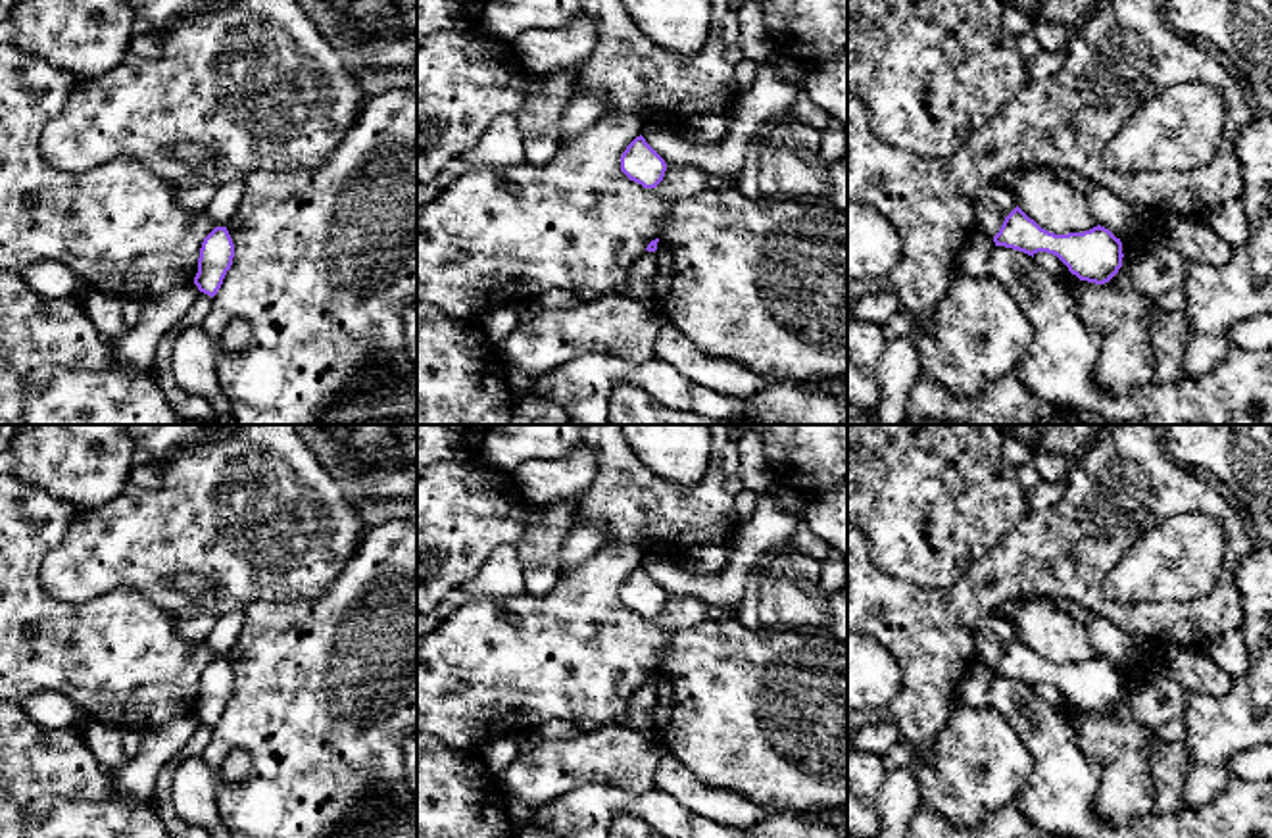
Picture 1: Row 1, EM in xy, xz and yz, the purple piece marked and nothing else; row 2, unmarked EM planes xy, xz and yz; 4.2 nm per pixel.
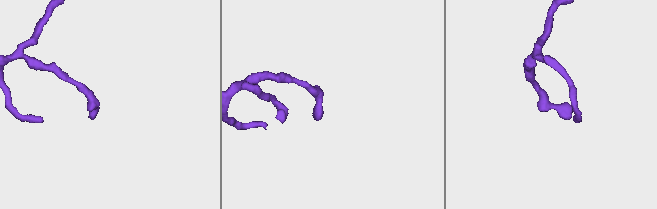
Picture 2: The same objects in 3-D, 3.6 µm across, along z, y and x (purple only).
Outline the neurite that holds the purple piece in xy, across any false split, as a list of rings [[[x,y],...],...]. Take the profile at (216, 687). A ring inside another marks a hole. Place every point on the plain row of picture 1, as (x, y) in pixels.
[[[215,657],[202,673],[194,715],[200,723],[215,727],[232,696],[234,675],[227,657]]]

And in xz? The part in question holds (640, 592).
[[[640,565],[623,582],[621,602],[644,619],[655,619],[665,607],[667,594]]]

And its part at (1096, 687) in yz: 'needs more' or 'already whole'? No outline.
already whole

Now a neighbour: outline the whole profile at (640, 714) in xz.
[[[646,680],[628,700],[626,727],[642,734],[653,736],[655,705],[657,705],[657,686],[655,682]]]

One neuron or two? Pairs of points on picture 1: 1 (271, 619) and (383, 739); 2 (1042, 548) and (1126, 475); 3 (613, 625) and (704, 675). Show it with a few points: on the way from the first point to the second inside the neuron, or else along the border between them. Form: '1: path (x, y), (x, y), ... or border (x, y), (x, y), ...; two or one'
1: path (296, 658), (323, 692), (323, 714), (344, 735); one
2: path (1063, 539), (1105, 496); one
3: border (698, 625), (684, 627), (671, 639), (658, 667); two

